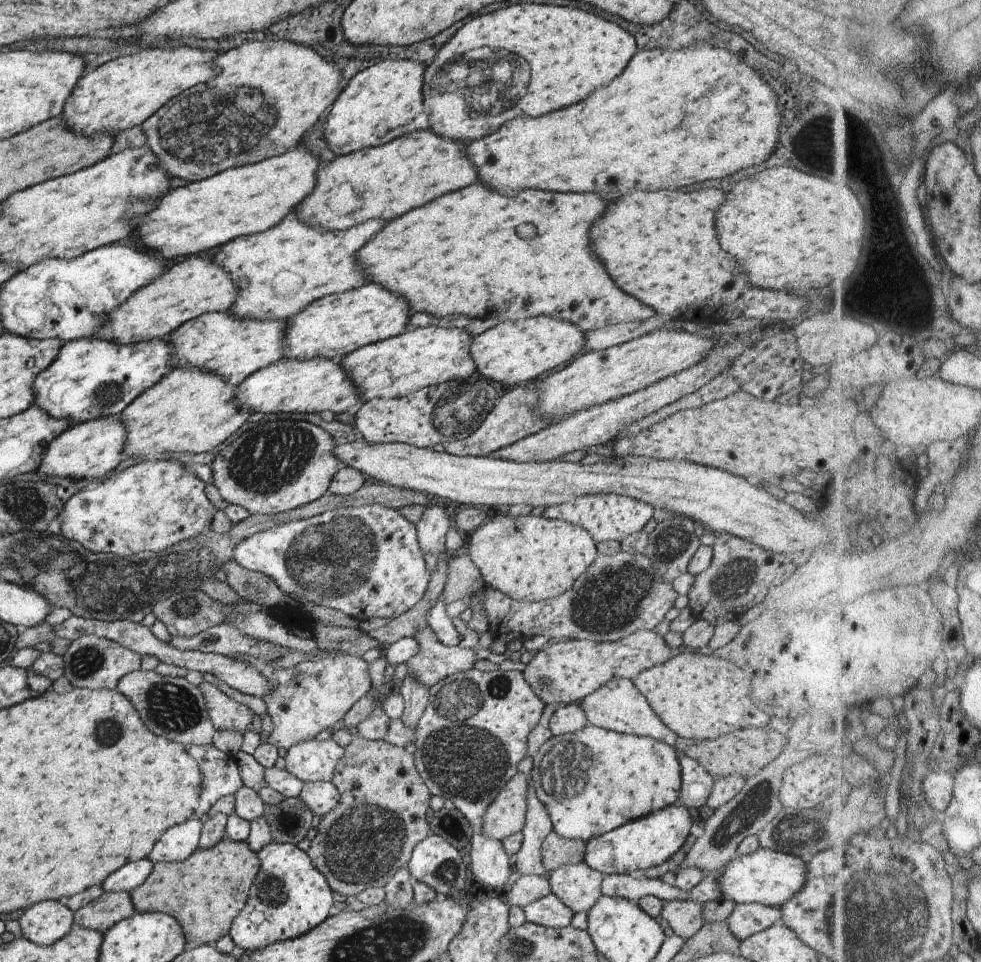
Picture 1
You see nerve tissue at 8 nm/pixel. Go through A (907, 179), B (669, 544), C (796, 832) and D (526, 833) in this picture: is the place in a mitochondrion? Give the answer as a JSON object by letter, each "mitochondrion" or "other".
{"A":"other","B":"mitochondrion","C":"mitochondrion","D":"other"}

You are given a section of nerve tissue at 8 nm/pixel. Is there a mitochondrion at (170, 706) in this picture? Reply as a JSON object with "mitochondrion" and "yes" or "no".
{"mitochondrion":"yes"}

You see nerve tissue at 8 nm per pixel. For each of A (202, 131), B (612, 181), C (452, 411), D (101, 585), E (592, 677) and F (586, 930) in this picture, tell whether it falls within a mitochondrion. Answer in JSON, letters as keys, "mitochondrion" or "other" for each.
{"A":"mitochondrion","B":"other","C":"mitochondrion","D":"mitochondrion","E":"other","F":"other"}

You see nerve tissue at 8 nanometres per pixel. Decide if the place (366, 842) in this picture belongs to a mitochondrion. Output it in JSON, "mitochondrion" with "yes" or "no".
{"mitochondrion":"yes"}

